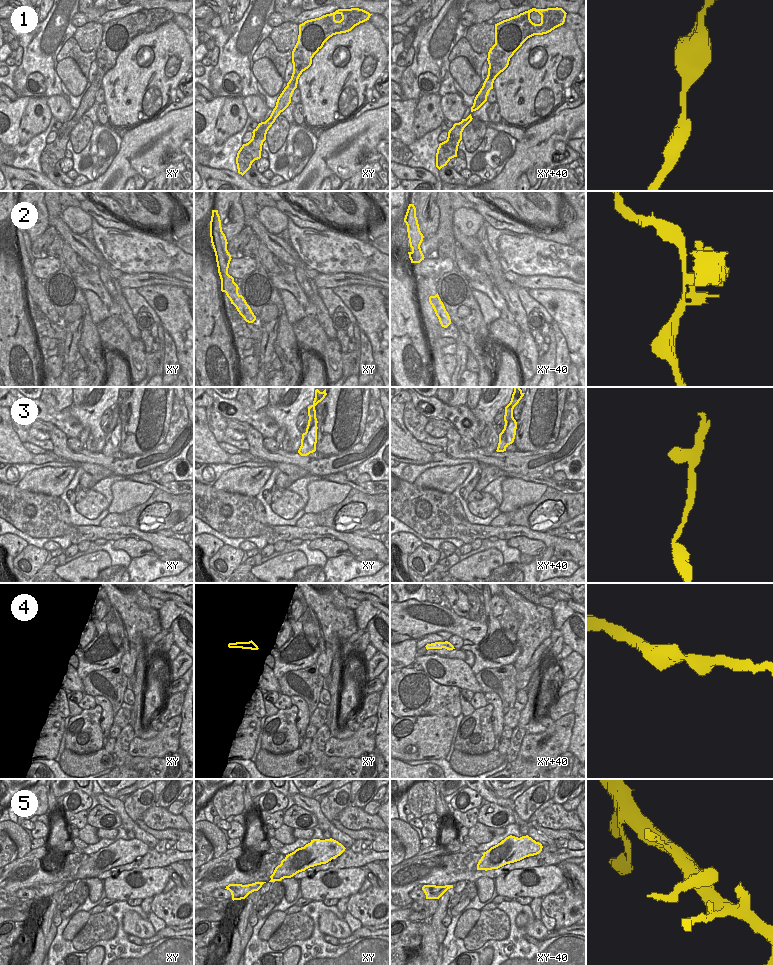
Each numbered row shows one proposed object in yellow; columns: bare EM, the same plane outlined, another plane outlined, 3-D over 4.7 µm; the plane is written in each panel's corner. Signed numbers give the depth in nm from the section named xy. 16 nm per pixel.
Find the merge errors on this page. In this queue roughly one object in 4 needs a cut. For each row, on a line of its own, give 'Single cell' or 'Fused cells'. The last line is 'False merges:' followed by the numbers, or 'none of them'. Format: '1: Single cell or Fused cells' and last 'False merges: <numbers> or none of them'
1: Single cell
2: Fused cells
3: Fused cells
4: Single cell
5: Single cell
False merges: 2, 3.

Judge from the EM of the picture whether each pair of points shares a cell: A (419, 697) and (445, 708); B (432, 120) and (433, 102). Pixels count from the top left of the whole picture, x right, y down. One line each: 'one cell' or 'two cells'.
A: one cell
B: one cell

